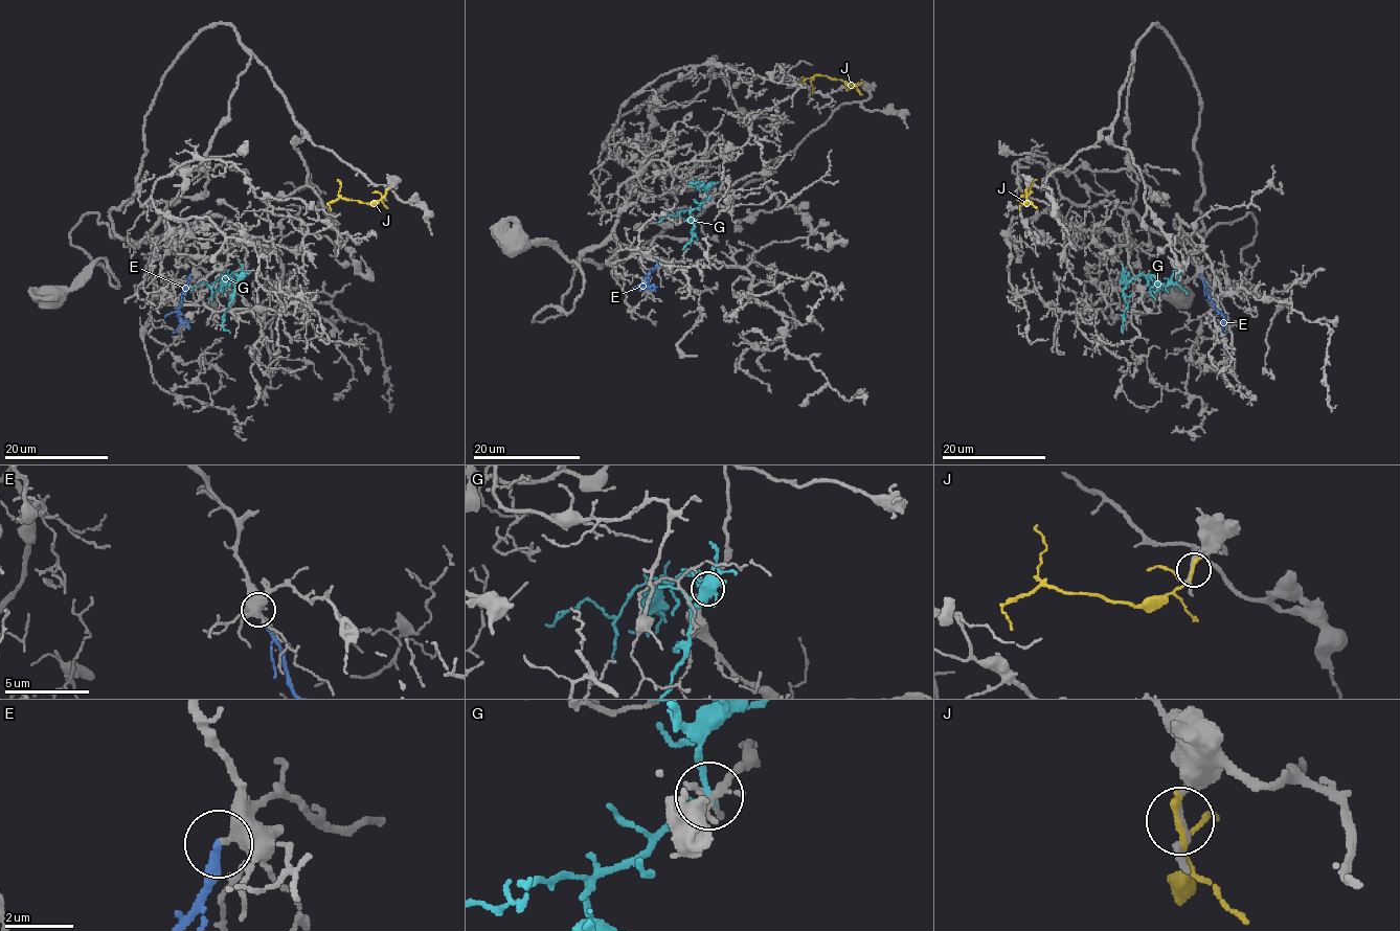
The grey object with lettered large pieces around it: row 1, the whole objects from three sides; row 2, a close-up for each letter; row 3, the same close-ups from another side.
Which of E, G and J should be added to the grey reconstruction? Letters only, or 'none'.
none

